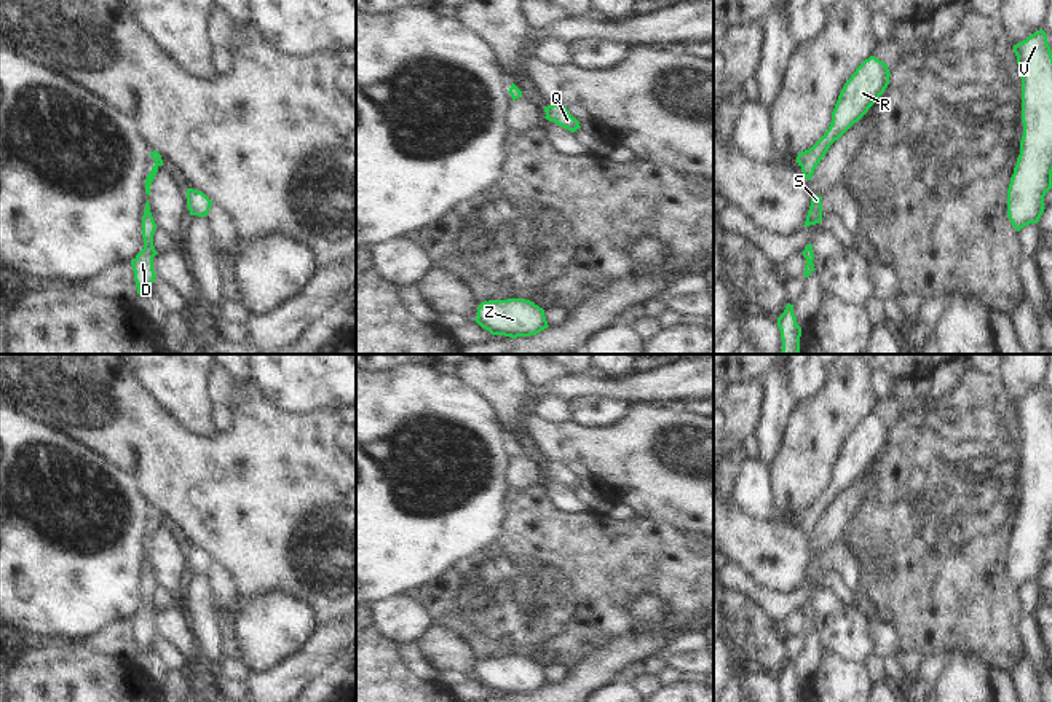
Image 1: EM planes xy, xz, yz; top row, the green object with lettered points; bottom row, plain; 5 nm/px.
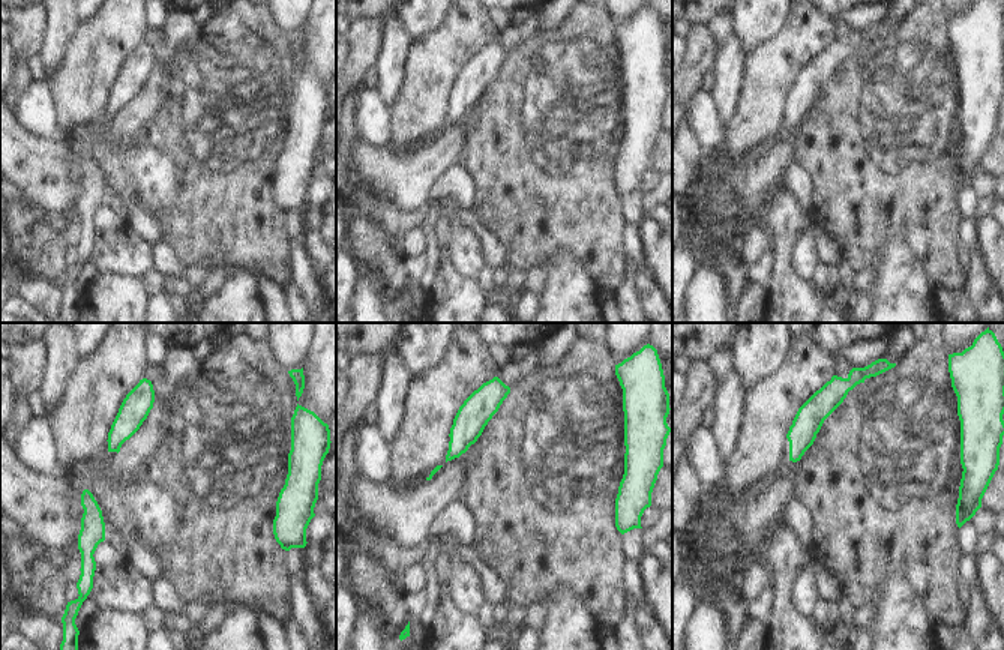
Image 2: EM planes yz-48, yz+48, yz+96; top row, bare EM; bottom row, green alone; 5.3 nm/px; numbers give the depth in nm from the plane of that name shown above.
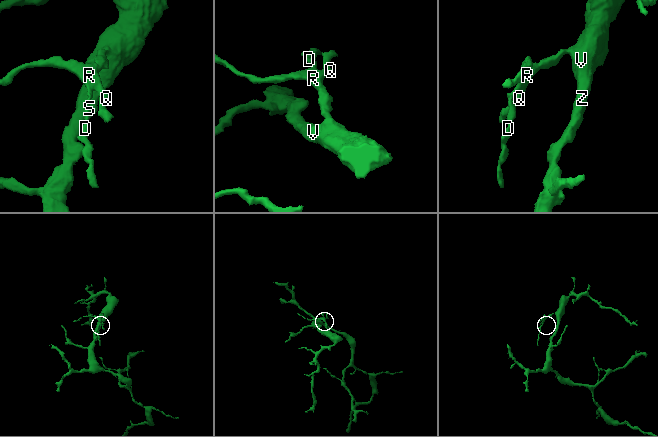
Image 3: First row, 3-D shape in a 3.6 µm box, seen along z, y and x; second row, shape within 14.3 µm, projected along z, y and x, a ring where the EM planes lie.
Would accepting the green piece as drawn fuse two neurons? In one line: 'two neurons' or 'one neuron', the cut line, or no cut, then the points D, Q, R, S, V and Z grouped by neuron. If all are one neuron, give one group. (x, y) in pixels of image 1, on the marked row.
one neuron; cut none; groups D Q R S V Z

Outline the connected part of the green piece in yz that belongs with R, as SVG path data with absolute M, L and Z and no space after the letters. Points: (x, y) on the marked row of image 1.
M870 56L856 69L838 96L825 134L809 150L800 152L797 156L797 163L808 180L811 180L830 145L857 123L884 93L889 77L888 64L875 56Z

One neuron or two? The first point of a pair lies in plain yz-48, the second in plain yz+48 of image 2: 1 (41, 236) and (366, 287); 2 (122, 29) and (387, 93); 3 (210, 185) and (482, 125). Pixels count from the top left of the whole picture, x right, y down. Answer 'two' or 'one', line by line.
1: two
2: two
3: one

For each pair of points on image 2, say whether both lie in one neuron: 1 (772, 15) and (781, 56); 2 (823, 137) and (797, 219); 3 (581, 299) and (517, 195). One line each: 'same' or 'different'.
1: different
2: different
3: different

